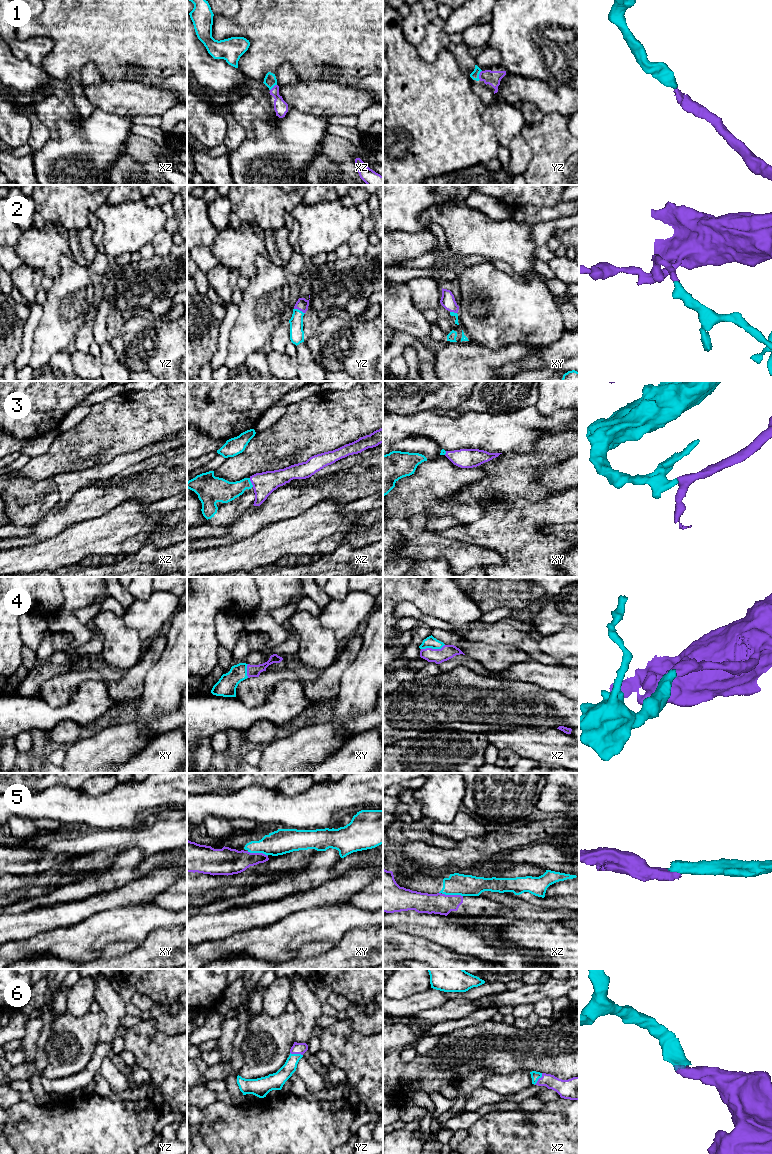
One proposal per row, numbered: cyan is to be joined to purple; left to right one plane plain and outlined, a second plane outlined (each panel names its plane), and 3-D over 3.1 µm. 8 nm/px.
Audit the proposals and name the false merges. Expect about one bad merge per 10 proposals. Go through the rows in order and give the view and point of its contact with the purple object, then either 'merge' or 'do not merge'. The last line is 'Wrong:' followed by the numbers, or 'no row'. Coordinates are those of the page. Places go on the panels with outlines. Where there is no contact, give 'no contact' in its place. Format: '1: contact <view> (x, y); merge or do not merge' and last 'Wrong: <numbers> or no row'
1: contact yz (479, 75); merge
2: contact yz (299, 309); merge
3: contact xz (251, 482); do not merge
4: contact xz (431, 648); merge
5: contact xz (452, 895); do not merge
6: contact yz (296, 1053); merge
Wrong: 3, 5

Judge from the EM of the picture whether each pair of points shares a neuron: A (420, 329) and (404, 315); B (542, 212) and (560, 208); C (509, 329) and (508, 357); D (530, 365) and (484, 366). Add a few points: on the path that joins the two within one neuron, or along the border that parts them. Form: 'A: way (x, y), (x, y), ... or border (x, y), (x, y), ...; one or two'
A: way (416, 325), (408, 319); one
B: way (546, 212), (556, 212); one
C: border (531, 346), (509, 343), (498, 349), (485, 347); two
D: border (528, 357), (520, 366), (507, 364), (499, 370); two

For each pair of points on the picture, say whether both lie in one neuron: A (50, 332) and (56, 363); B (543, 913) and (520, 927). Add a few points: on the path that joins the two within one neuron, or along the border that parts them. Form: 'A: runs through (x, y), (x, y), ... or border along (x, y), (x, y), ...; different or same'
A: border along (65, 350), (56, 352), (45, 364), (36, 369); different
B: border along (551, 920), (534, 922), (516, 920), (505, 926); different

